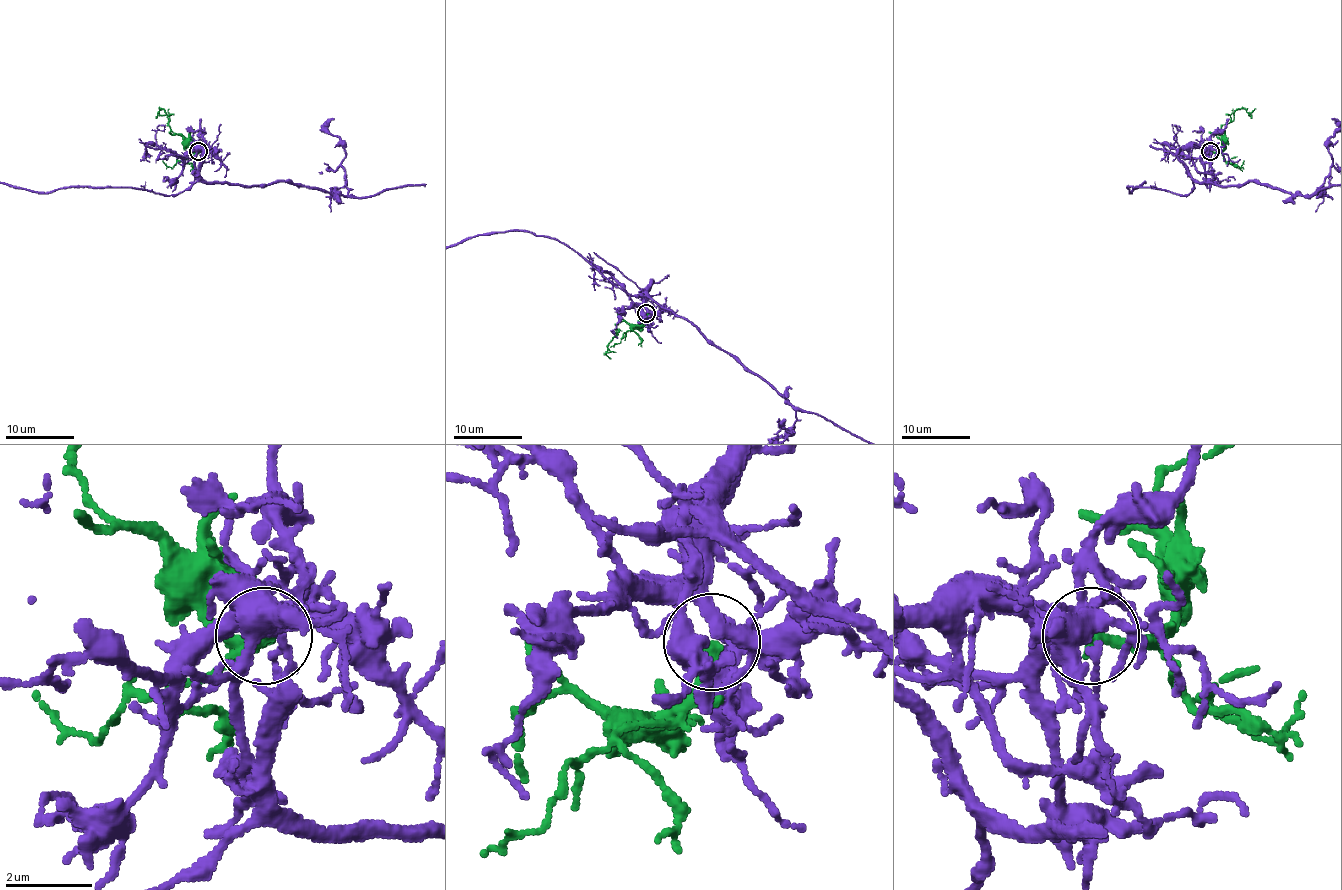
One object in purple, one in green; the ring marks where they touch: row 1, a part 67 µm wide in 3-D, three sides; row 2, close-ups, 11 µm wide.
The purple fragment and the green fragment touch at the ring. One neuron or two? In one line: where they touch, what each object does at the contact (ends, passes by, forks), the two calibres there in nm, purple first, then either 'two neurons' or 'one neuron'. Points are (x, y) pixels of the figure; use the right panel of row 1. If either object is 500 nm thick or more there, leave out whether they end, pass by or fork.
place (1210, 151); purple forks; green ends; calibres 280 and 300 nm; one neuron

